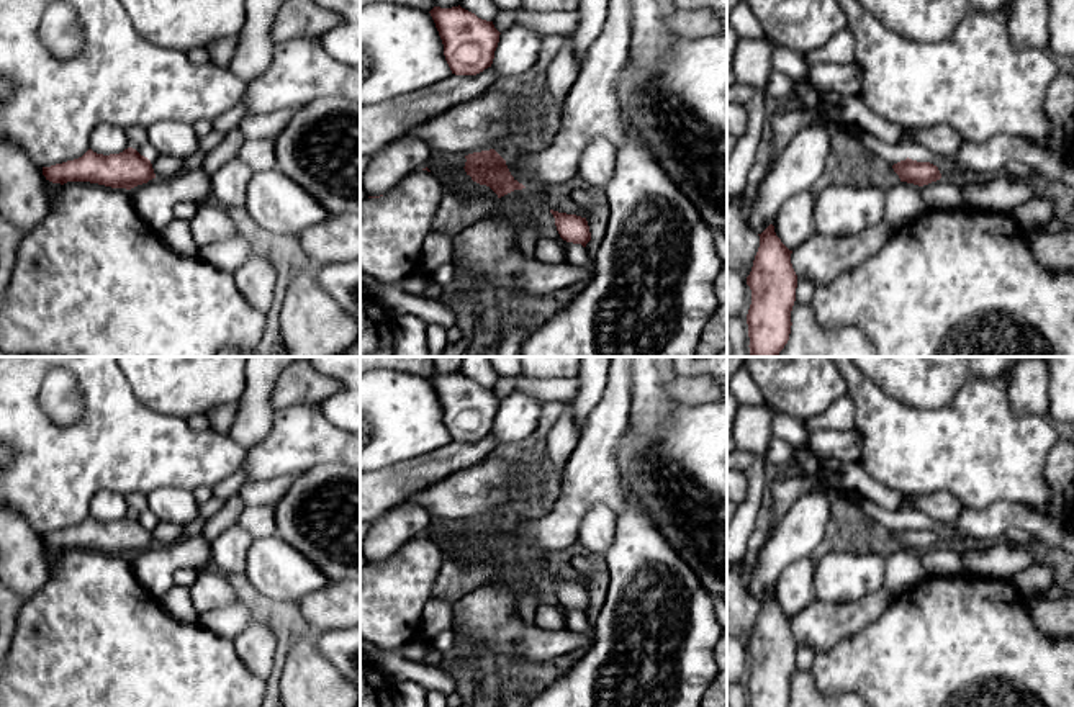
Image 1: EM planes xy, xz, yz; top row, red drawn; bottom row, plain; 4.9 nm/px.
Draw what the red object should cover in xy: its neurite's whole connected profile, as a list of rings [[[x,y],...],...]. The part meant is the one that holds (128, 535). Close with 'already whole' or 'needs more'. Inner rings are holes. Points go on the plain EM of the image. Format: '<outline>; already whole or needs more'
[[[133,514],[110,522],[88,516],[79,525],[43,534],[43,542],[46,547],[61,552],[67,548],[90,548],[126,556],[156,545],[151,527]]]; already whole

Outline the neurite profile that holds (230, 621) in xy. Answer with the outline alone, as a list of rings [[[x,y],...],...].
[[[237,597],[234,602],[206,610],[198,615],[198,624],[223,638],[236,638],[252,622],[249,606]]]

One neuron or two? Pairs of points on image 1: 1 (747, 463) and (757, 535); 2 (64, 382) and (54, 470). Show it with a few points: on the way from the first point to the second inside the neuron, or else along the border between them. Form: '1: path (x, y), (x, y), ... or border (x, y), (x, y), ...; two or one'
1: border (755, 527), (749, 537), (747, 550); two
2: border (38, 391), (41, 408), (56, 423), (81, 416); two

